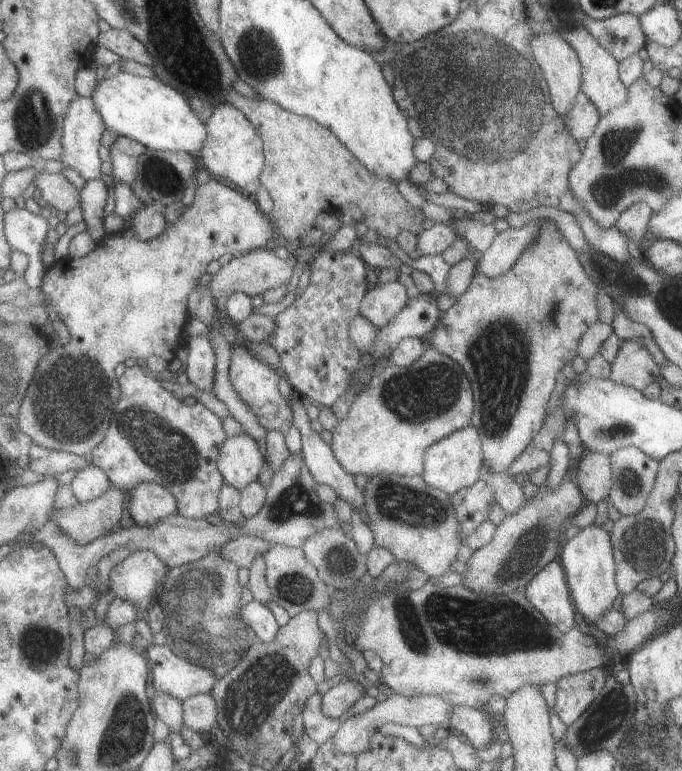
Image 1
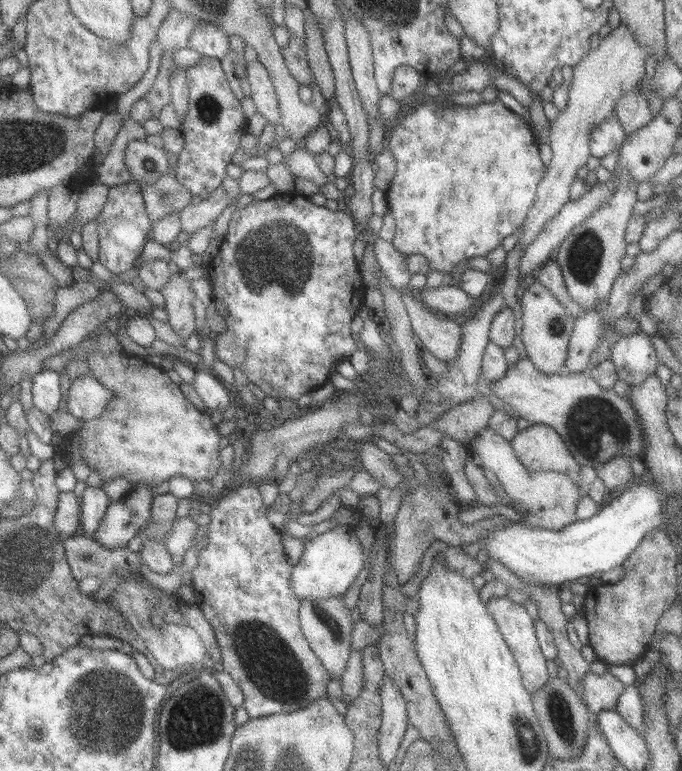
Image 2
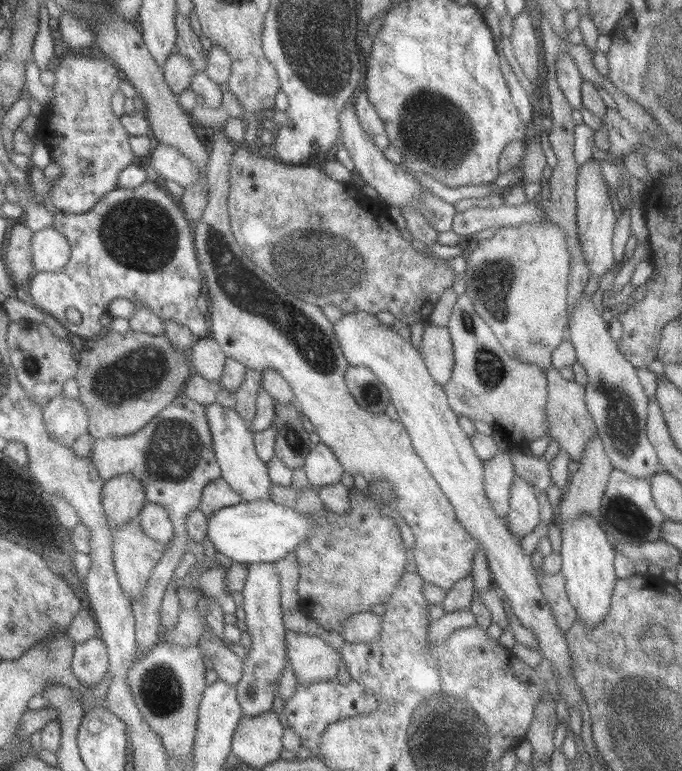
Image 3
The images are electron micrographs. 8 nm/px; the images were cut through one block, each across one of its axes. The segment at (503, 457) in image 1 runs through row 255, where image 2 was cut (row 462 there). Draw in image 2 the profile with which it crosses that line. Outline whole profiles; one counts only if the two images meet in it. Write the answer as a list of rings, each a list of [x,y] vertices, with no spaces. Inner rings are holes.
[[[530,425],[509,439],[527,472],[555,471],[578,483],[579,468],[565,447],[564,440],[551,428]]]

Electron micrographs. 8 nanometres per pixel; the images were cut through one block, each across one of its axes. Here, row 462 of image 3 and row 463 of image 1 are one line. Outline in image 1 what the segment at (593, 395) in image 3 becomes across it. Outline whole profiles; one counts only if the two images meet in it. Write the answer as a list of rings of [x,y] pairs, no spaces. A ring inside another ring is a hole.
[[[633,446],[617,448],[607,454],[611,487],[606,500],[622,516],[637,514],[647,500],[657,473],[658,460],[649,458]]]

